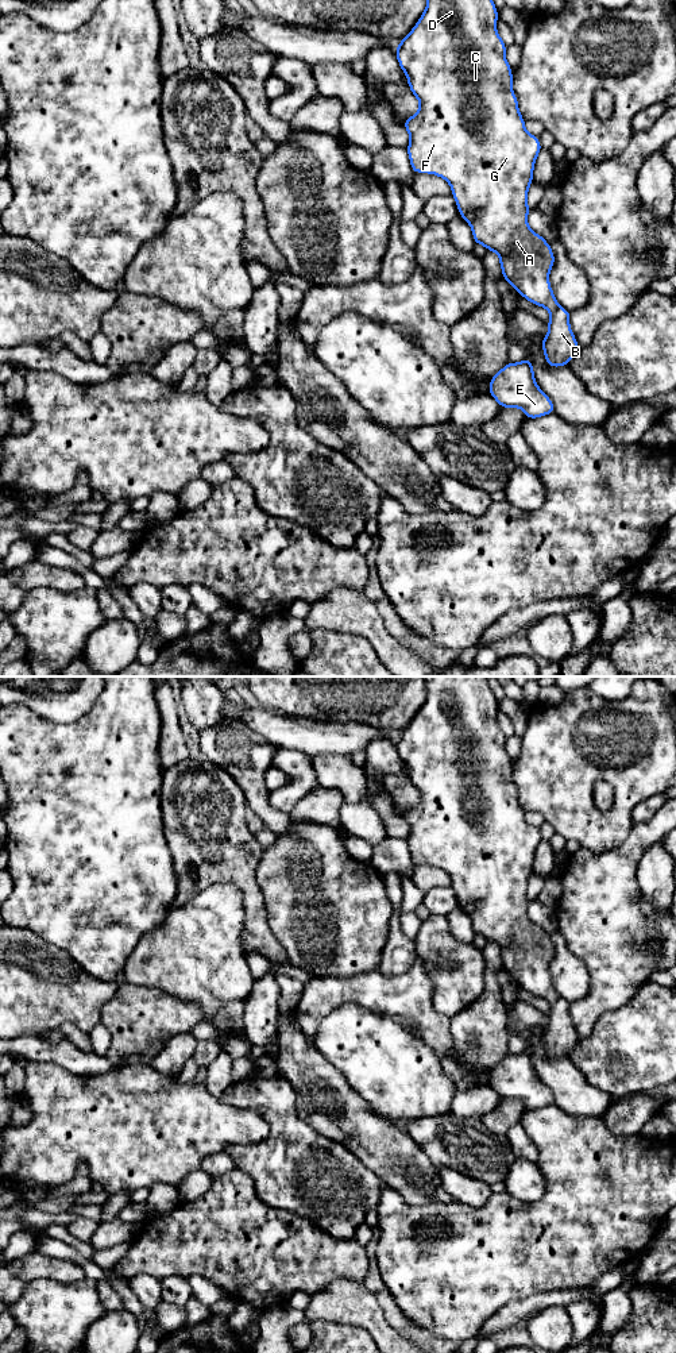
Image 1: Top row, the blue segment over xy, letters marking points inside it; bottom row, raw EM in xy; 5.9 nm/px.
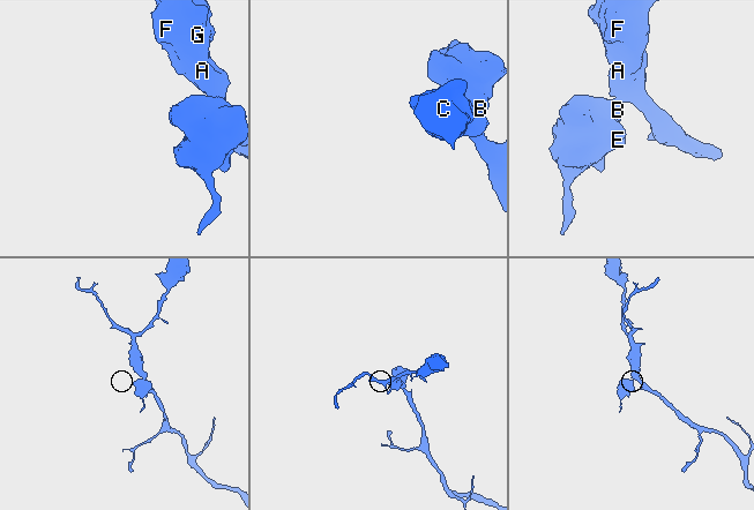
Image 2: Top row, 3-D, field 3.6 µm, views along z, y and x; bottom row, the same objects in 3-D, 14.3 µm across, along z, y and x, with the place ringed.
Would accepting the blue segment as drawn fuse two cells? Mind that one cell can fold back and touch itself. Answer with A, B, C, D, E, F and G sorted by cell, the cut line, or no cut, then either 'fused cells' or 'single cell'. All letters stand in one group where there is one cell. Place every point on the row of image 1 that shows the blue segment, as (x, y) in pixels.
A B C D E F G; no cut; single cell

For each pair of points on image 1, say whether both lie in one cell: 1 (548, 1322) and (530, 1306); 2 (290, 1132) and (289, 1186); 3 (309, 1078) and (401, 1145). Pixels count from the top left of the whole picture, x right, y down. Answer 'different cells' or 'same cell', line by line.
1: different cells
2: same cell
3: same cell

